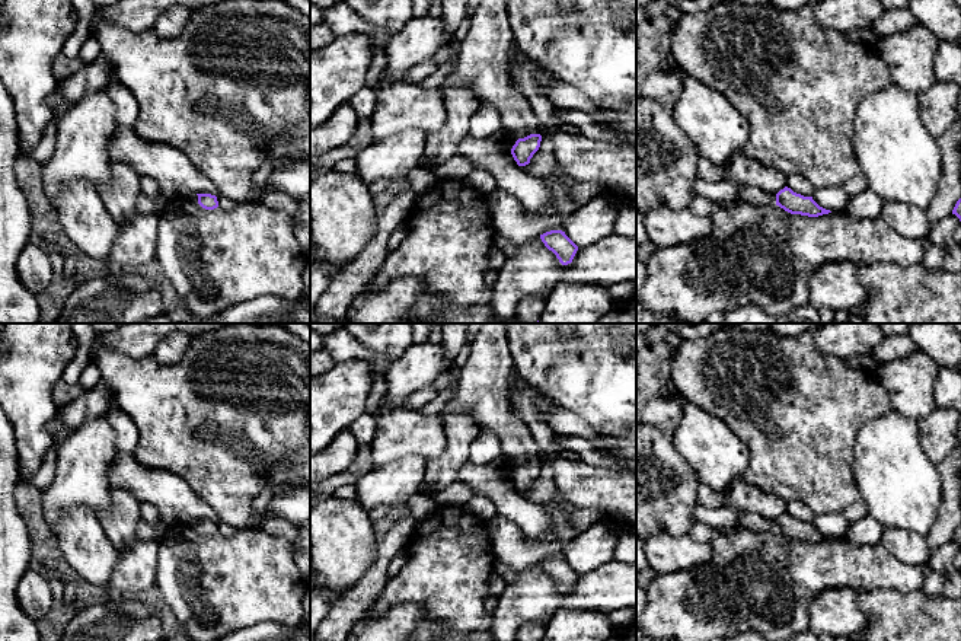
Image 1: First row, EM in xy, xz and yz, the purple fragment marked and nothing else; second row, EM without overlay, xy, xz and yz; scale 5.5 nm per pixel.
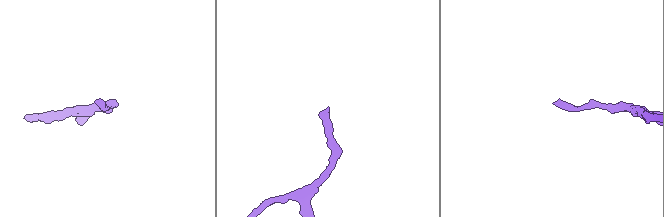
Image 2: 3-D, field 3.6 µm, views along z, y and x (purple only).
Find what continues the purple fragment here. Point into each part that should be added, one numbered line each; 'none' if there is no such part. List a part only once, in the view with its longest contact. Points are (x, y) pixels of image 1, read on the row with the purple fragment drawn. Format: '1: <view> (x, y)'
1: xz (484, 61)

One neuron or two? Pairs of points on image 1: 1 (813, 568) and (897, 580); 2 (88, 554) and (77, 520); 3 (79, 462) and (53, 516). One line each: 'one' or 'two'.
1: one
2: one
3: one

